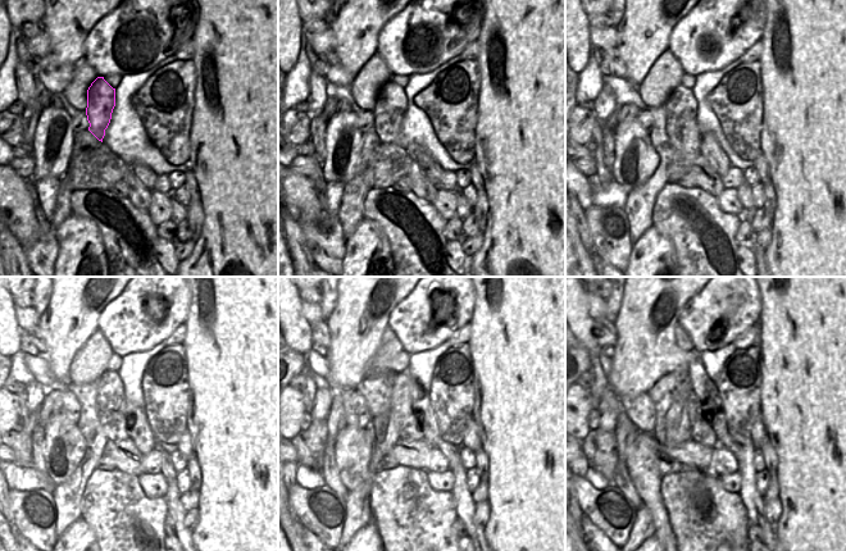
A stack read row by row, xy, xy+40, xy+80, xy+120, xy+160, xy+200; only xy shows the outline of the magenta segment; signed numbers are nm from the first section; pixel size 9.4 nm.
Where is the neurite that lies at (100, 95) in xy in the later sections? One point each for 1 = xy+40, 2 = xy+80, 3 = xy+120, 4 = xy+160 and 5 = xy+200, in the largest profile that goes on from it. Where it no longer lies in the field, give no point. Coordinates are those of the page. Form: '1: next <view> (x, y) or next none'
1: next xy+40 (391, 104)
2: next xy+80 (681, 106)
3: next xy+120 (110, 401)
4: next xy+160 (400, 402)
5: next xy+200 (701, 431)

